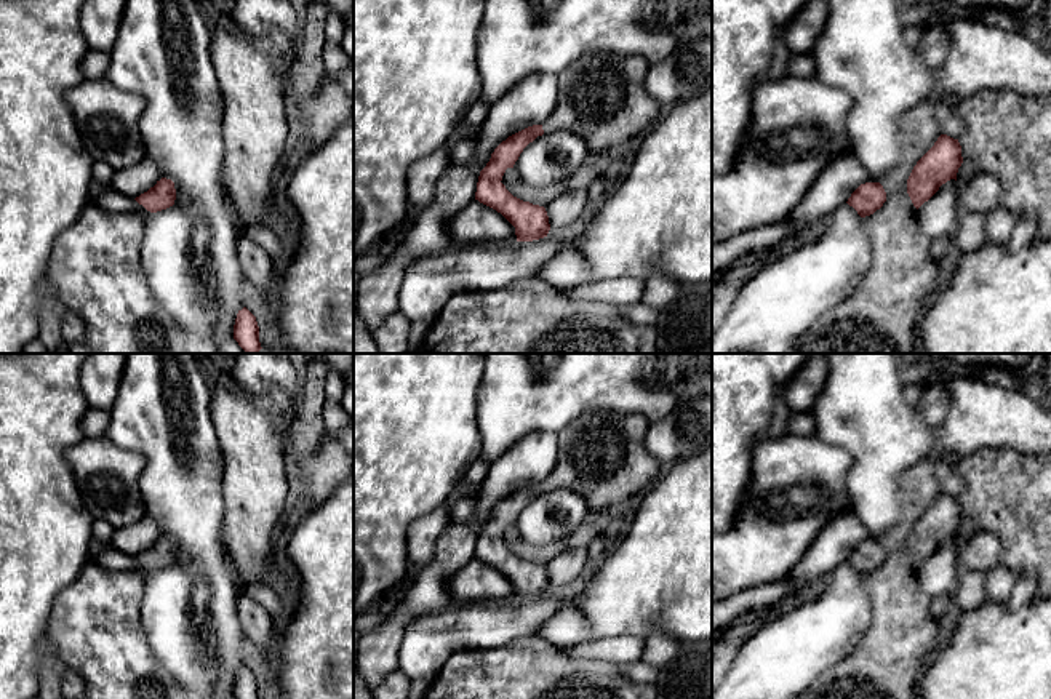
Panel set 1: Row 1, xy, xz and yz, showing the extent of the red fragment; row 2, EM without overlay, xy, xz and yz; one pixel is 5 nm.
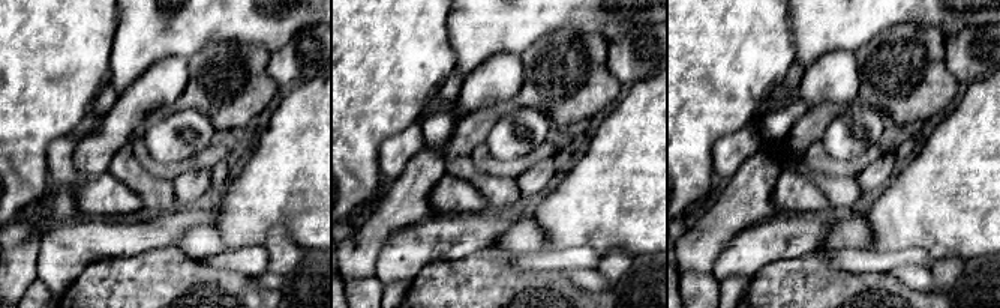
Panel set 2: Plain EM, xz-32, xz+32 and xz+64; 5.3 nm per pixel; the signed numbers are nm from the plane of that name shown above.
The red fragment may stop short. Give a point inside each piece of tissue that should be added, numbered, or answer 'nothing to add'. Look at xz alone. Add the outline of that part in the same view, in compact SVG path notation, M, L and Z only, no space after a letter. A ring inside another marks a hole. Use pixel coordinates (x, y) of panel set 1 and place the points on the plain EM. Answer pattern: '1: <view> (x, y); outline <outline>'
1: xz (602, 456); outline M593 411L571 421L557 433L558 461L542 481L544 491L569 489L584 497L593 517L622 510L624 502L657 477L661 462L646 449L649 422L638 416Z

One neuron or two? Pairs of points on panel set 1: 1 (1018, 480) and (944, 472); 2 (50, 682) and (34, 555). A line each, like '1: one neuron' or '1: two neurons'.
1: two neurons
2: two neurons

